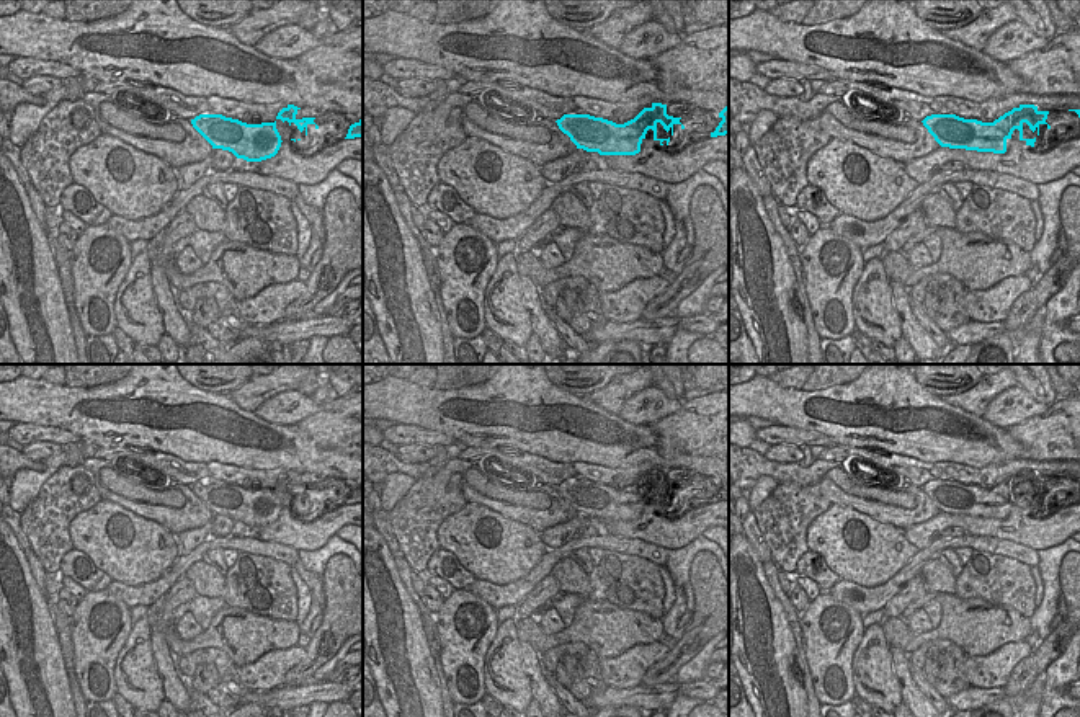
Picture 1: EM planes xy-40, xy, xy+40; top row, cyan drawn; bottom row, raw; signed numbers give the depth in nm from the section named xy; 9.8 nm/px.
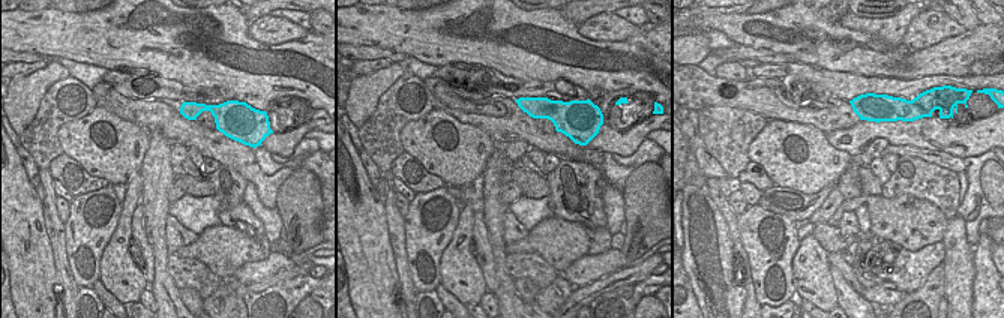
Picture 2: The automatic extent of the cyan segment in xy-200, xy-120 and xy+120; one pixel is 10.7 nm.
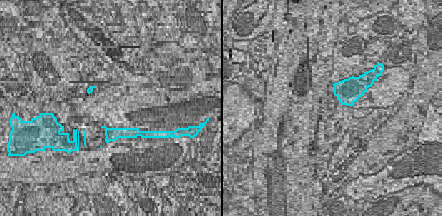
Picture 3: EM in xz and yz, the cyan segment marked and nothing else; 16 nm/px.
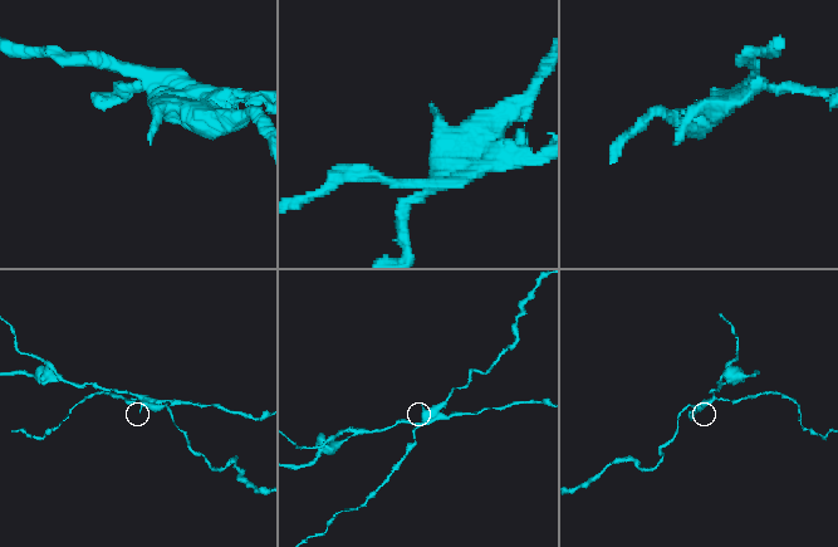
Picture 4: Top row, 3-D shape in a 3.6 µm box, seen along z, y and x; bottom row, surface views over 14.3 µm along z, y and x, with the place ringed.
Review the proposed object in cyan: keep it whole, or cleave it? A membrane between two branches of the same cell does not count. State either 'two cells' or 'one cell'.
two cells

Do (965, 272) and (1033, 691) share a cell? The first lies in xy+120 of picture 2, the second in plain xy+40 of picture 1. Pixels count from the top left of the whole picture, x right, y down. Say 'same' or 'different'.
same

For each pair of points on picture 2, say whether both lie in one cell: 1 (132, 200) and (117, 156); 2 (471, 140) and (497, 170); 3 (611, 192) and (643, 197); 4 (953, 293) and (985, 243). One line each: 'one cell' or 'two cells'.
1: two cells
2: two cells
3: two cells
4: two cells

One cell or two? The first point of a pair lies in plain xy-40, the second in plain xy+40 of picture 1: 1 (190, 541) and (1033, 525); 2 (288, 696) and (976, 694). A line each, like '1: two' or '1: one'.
1: one
2: one

